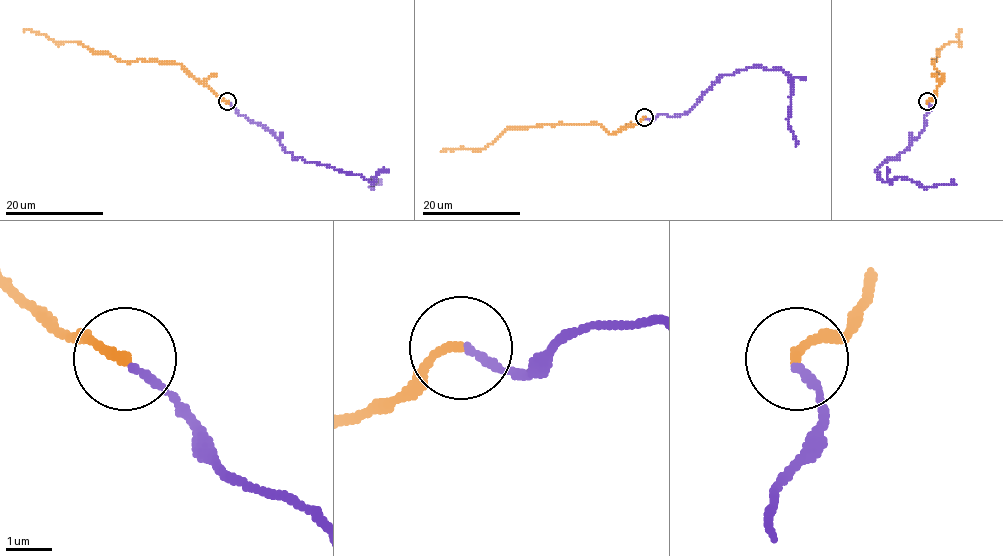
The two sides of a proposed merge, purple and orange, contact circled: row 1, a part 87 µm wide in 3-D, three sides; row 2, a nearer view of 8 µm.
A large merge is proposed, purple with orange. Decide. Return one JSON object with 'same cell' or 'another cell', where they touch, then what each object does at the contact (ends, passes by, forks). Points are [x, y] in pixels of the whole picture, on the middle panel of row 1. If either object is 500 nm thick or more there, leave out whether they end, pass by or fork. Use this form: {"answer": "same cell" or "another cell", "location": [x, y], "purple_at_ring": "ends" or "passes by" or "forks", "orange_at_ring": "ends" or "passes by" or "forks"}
{"answer": "same cell", "location": [644, 117], "purple_at_ring": "ends", "orange_at_ring": "ends"}

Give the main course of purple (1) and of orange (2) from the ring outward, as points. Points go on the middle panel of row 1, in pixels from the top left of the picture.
1: (645, 117), (685, 113), (723, 75), (751, 67), (781, 69), (790, 78), (788, 123), (797, 144)
2: (645, 117), (613, 133), (595, 123), (510, 127), (481, 149), (441, 152)

